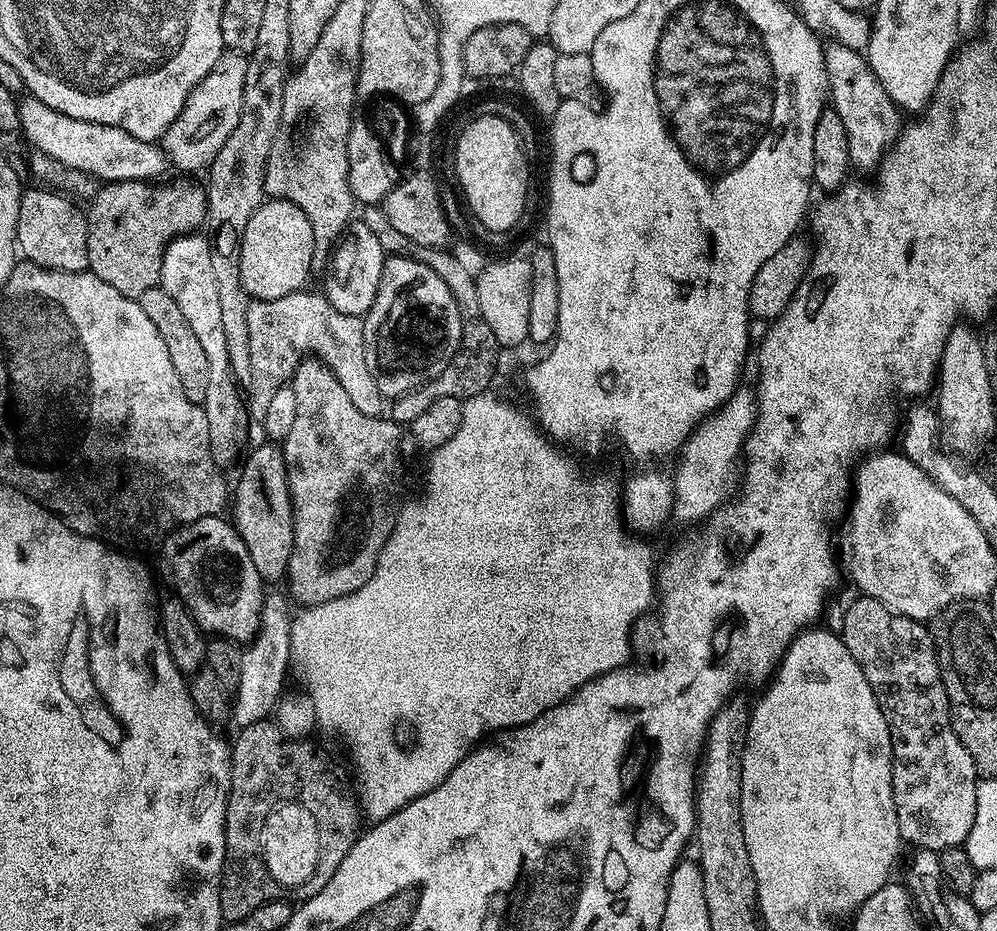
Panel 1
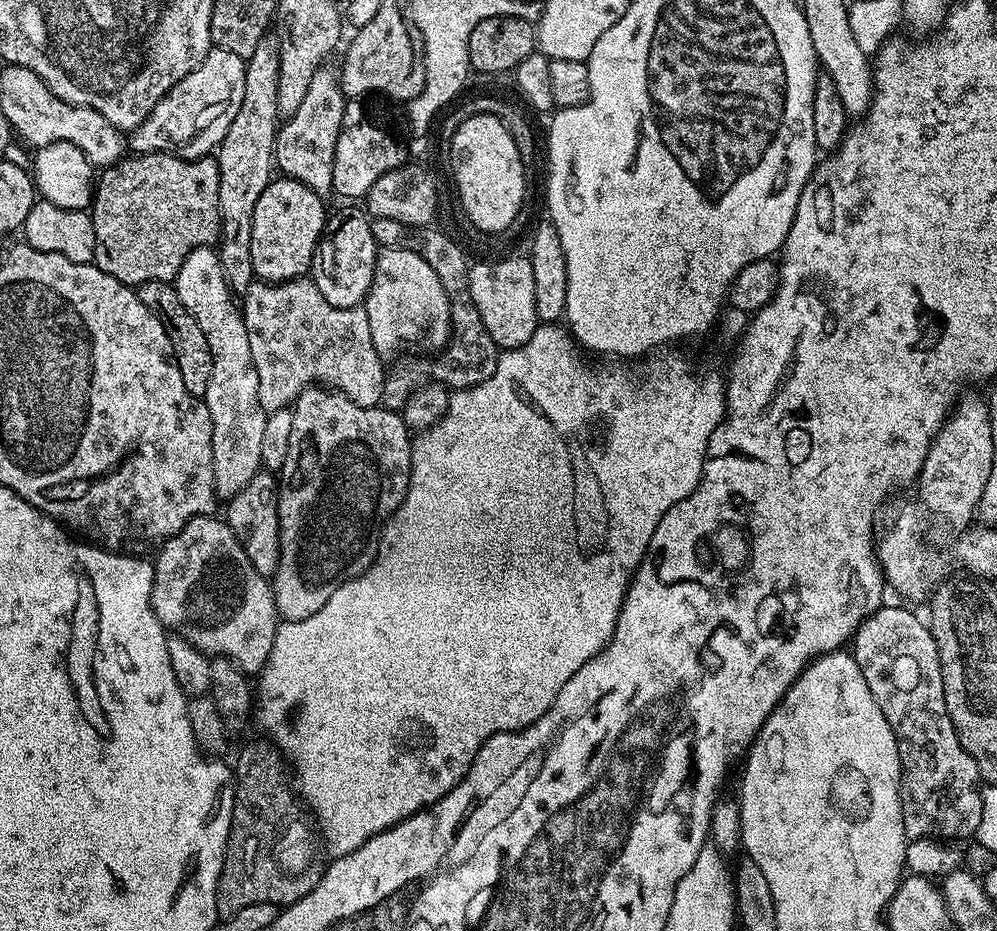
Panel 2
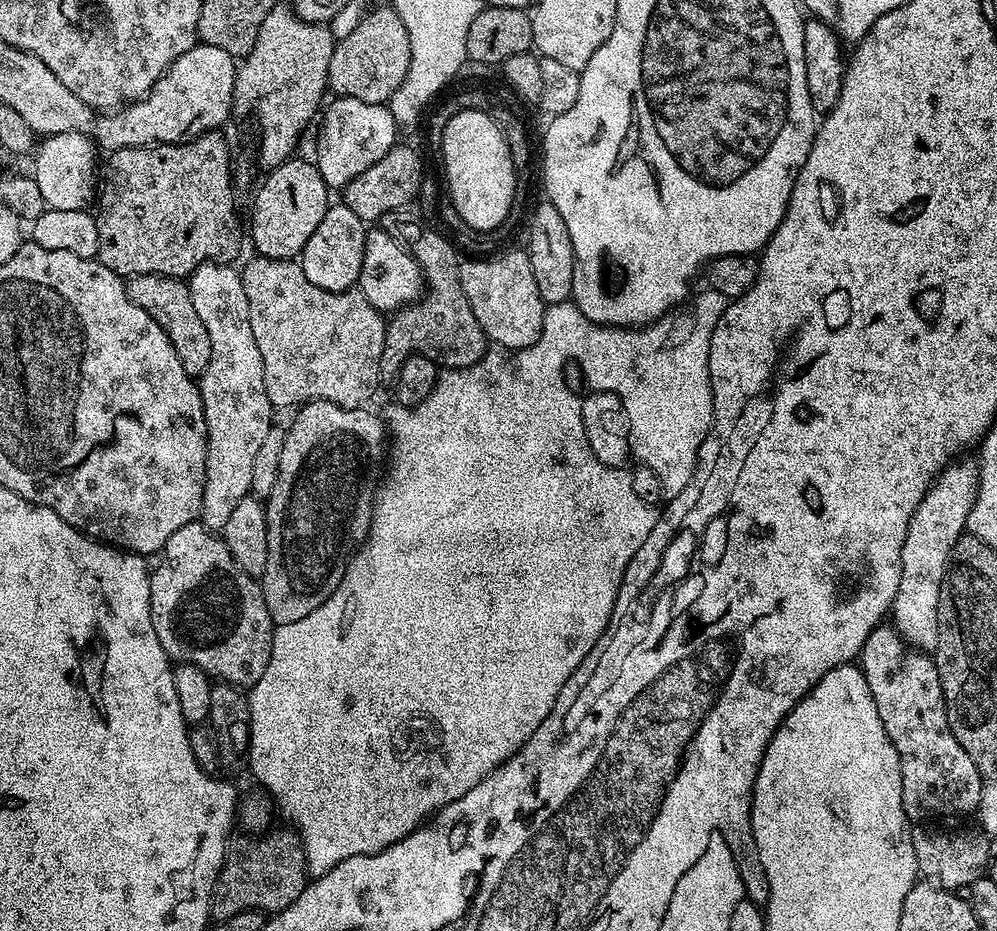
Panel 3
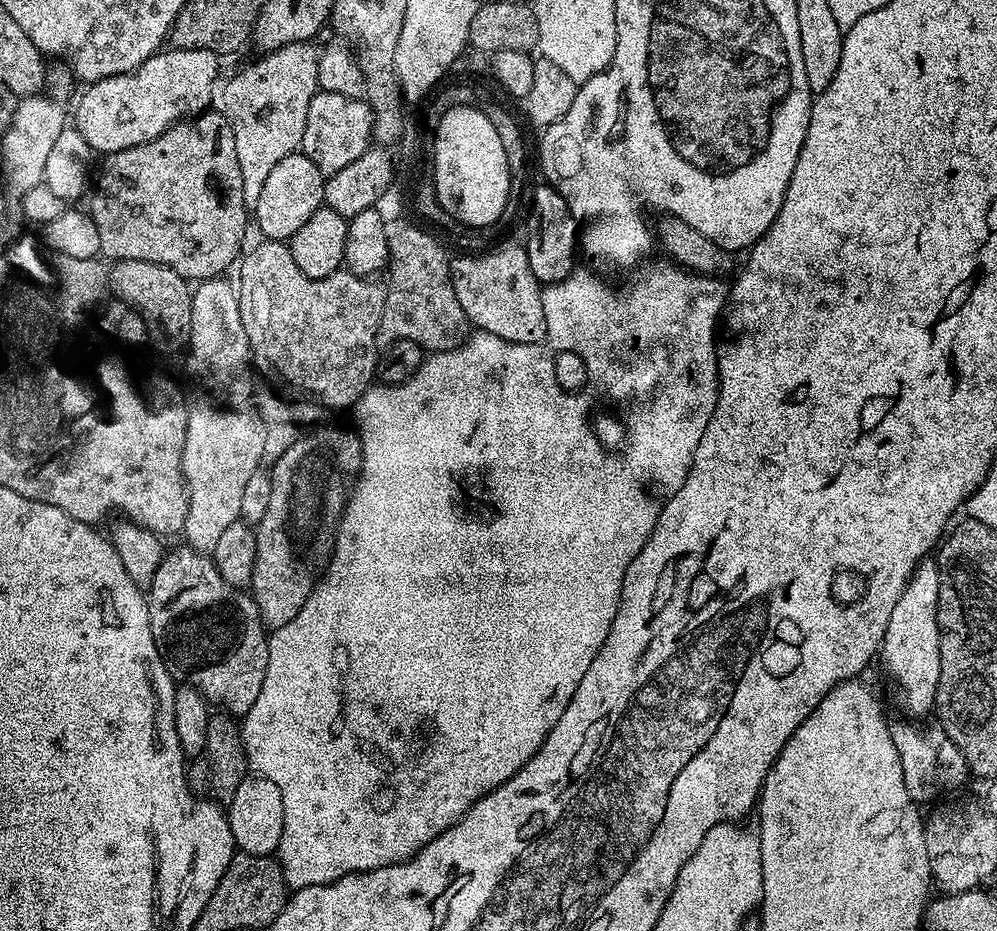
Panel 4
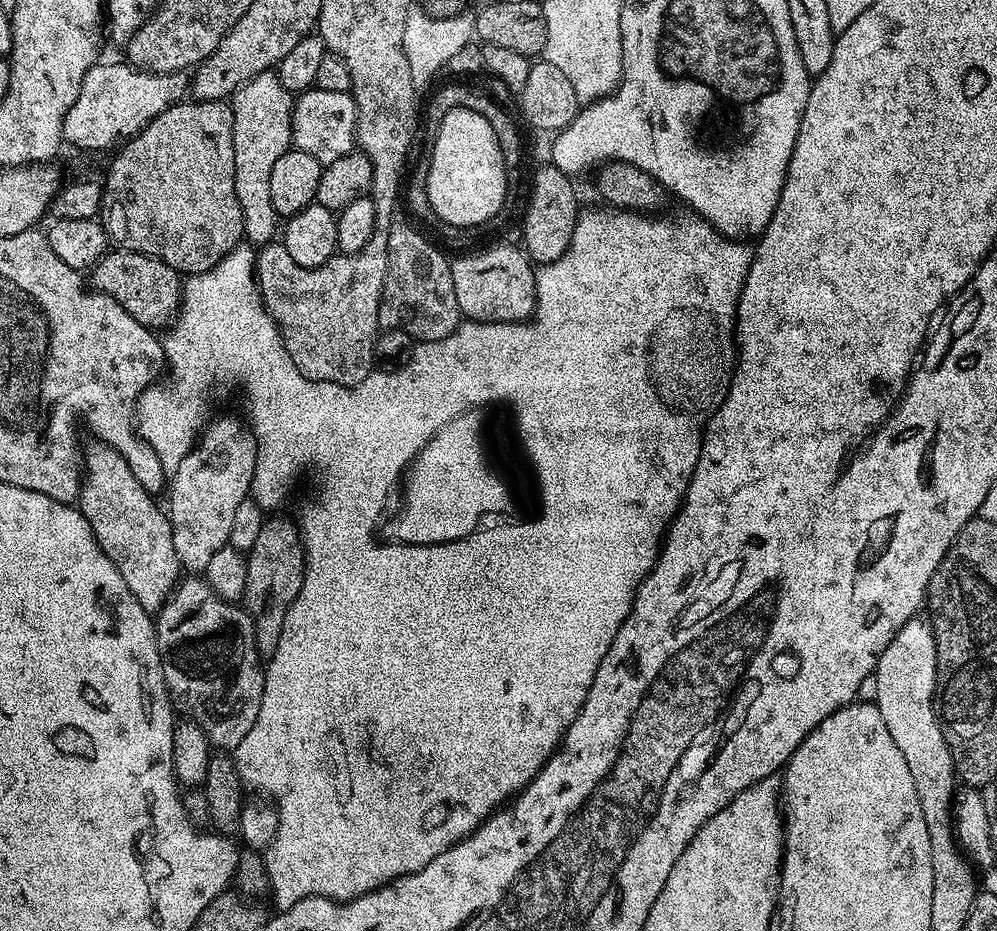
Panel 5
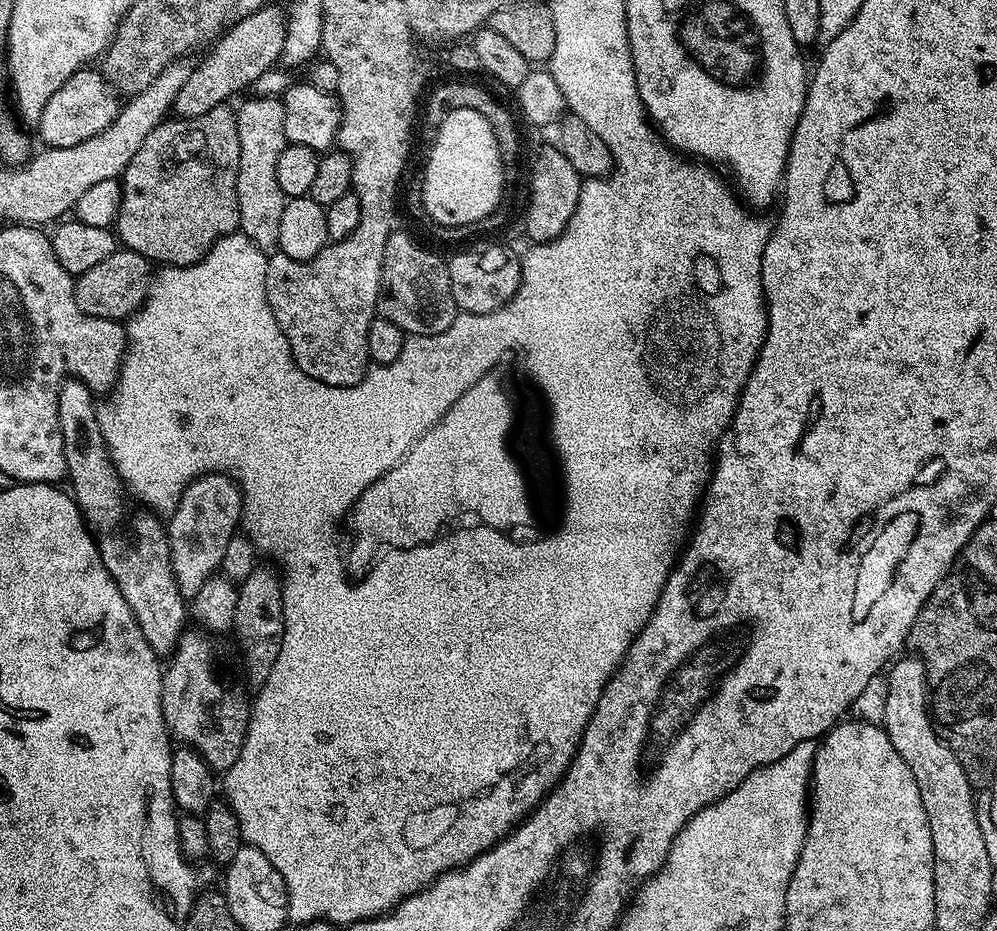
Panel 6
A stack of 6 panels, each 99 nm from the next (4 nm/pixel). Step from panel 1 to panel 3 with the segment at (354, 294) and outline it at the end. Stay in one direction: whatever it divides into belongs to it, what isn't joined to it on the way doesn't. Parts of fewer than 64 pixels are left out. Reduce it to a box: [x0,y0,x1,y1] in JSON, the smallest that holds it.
[298,202,369,292]

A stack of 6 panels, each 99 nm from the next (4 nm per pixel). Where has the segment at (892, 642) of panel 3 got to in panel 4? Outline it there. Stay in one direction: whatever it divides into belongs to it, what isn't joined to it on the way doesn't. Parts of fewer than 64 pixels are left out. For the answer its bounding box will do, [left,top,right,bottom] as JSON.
[891,722,970,806]

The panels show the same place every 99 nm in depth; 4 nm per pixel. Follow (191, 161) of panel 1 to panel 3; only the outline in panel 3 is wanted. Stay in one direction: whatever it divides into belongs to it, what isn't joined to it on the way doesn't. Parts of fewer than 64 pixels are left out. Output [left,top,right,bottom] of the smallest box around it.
[94,43,237,153]

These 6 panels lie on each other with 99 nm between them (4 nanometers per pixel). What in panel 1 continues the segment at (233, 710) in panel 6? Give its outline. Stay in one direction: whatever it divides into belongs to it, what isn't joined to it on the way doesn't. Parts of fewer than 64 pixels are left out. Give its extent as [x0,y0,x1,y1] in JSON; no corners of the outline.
[163,515,266,646]

